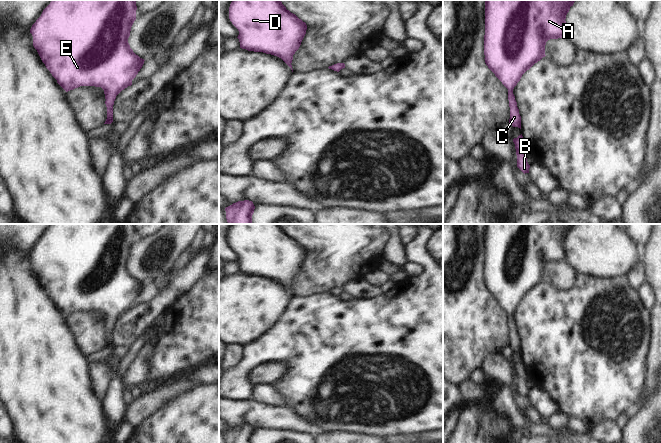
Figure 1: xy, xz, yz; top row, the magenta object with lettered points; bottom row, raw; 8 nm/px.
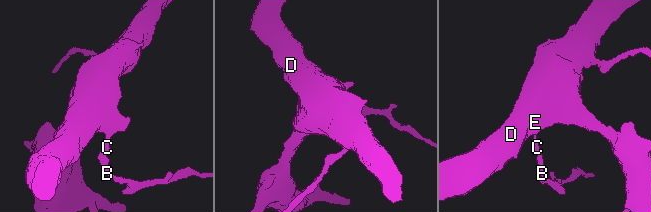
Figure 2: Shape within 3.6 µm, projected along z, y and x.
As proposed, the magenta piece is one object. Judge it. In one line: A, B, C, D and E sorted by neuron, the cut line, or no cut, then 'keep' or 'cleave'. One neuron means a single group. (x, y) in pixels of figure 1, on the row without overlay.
groups A B C D E; cut none; keep

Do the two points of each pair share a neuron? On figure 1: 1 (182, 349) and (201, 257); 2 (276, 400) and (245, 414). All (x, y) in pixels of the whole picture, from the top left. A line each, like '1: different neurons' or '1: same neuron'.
1: different neurons
2: different neurons

